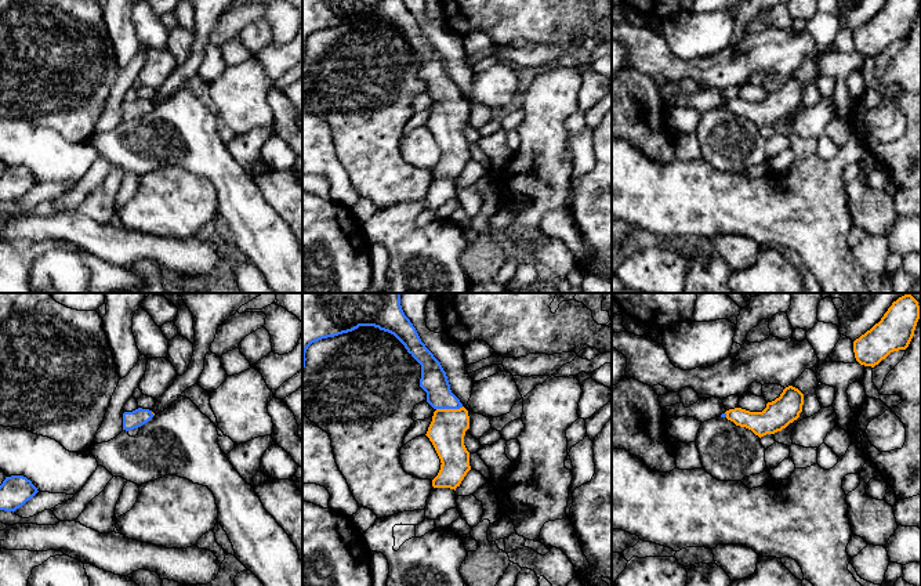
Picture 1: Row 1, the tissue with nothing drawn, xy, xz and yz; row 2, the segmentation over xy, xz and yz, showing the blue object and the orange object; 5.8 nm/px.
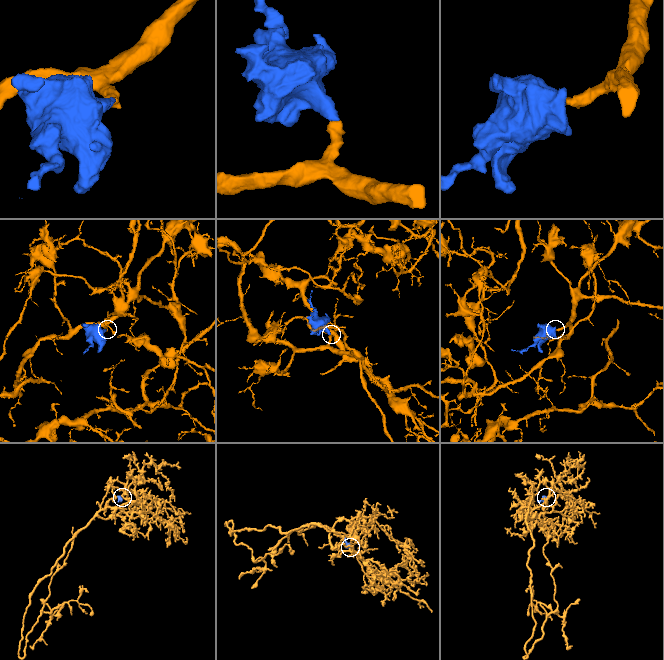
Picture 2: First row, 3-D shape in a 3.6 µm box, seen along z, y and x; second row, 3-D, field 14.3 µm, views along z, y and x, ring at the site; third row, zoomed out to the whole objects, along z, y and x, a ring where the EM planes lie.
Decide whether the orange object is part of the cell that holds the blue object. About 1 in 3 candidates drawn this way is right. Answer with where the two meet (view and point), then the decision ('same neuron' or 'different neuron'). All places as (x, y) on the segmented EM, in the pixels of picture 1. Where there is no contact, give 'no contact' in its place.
meets blue in xz at (449, 408); same neuron

